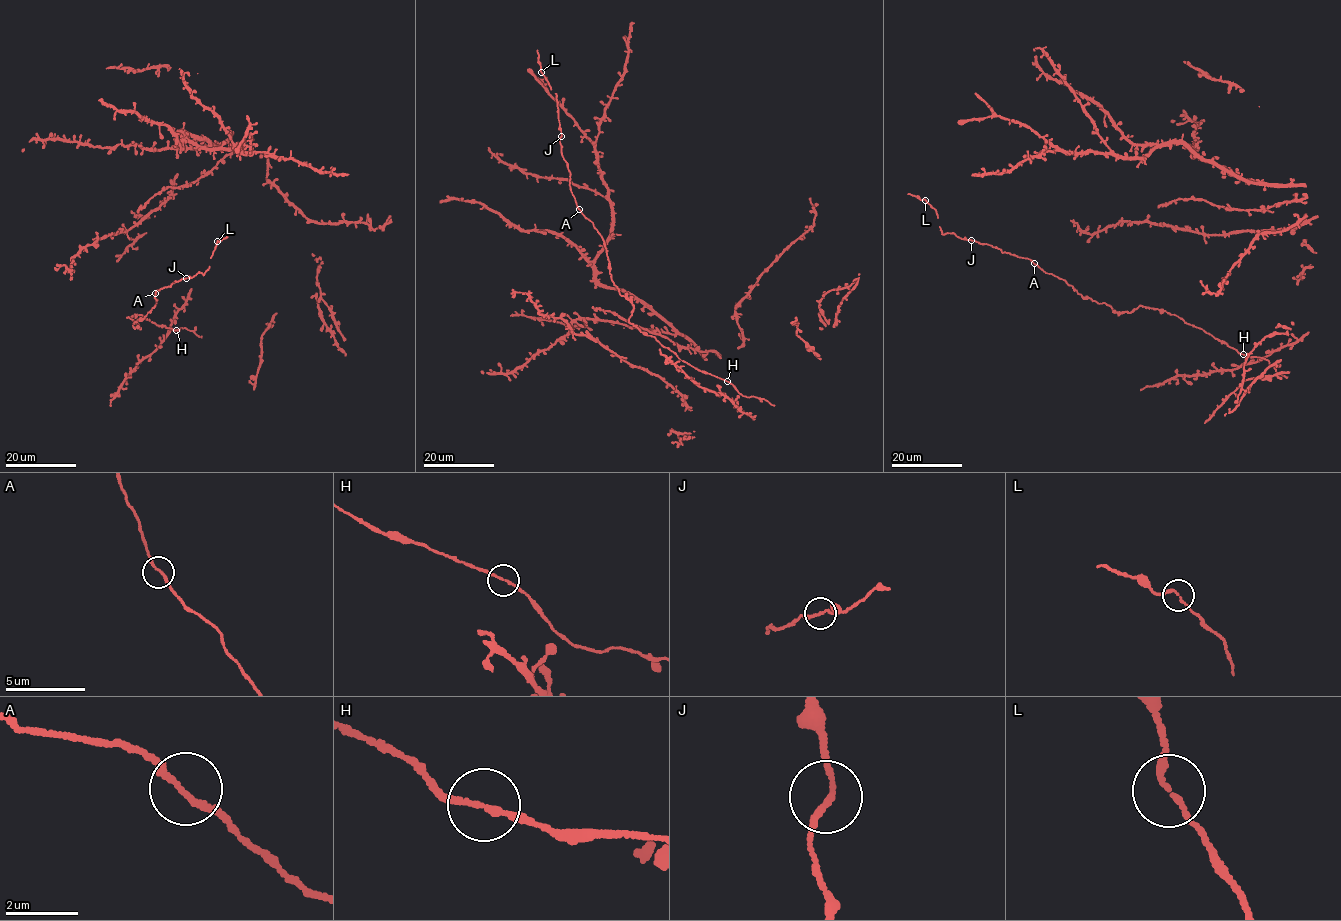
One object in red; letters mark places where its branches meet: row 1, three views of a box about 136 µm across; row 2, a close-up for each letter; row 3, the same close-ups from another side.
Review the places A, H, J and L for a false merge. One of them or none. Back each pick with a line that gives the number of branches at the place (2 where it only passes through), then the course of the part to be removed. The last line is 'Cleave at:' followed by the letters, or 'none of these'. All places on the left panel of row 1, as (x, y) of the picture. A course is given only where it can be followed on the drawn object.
Cleave at: none of these

